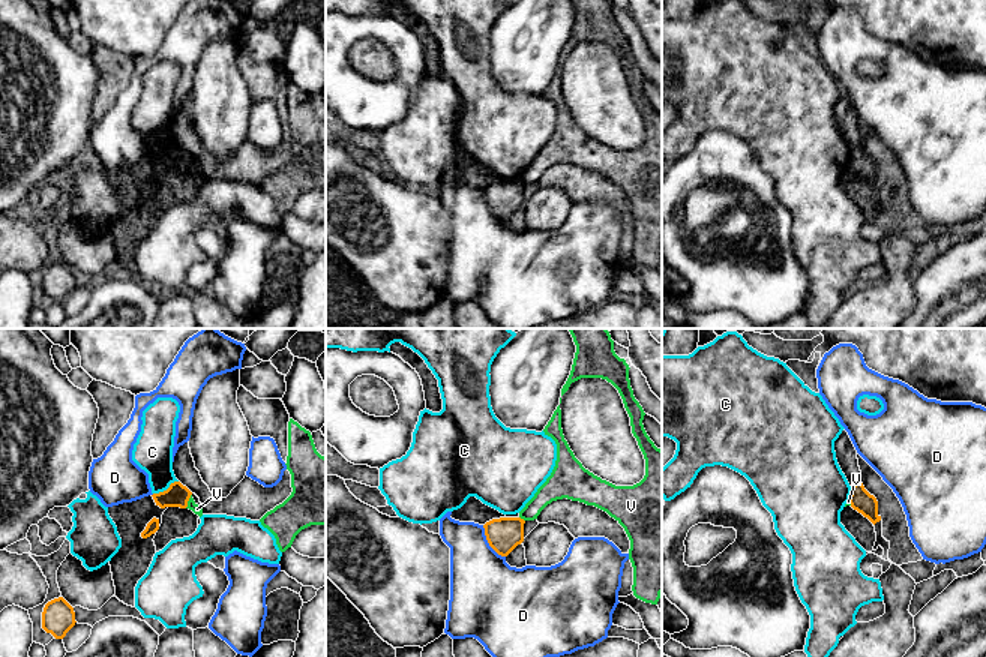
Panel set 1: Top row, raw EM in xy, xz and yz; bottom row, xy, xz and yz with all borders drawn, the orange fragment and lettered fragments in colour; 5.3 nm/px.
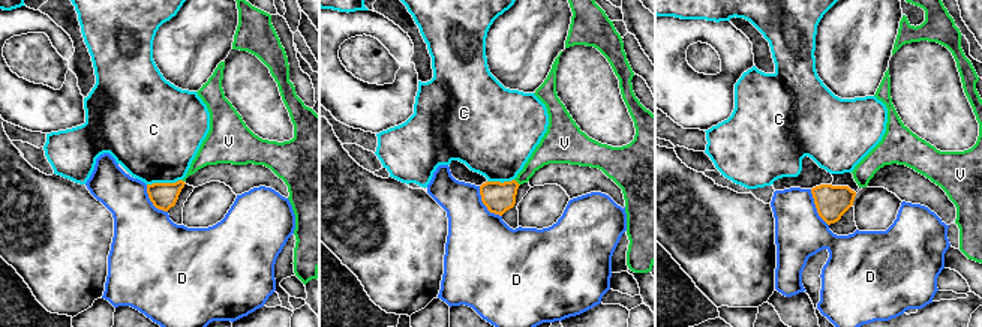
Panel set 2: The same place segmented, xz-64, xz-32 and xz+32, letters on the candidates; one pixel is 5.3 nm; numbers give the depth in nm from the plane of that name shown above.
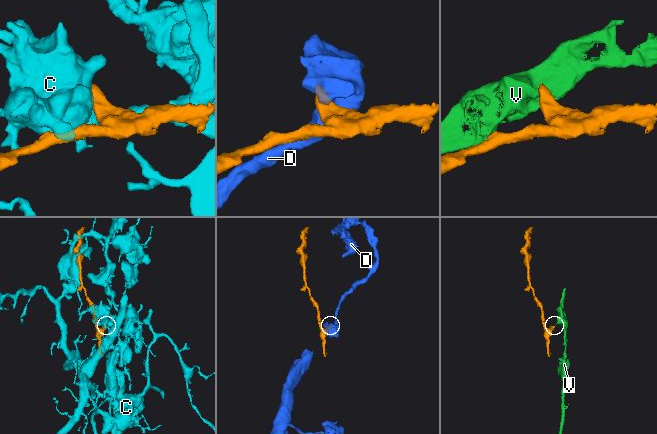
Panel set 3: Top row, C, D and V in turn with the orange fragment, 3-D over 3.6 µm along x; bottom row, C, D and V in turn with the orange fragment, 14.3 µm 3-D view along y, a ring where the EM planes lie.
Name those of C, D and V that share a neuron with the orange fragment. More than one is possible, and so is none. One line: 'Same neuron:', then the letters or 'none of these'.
Same neuron: none of these

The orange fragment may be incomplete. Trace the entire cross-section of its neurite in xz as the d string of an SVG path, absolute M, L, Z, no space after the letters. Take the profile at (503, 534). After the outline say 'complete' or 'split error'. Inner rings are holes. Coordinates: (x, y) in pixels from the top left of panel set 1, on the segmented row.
M521 518L492 519L483 525L489 546L501 556L507 556L524 542L524 524Z; complete

